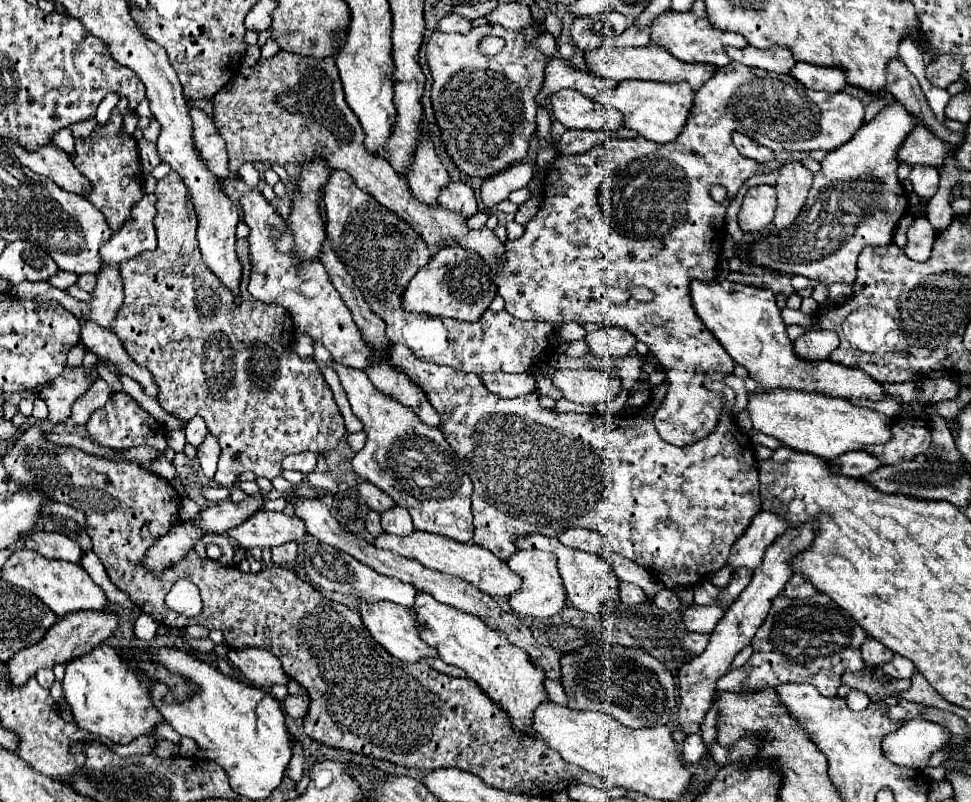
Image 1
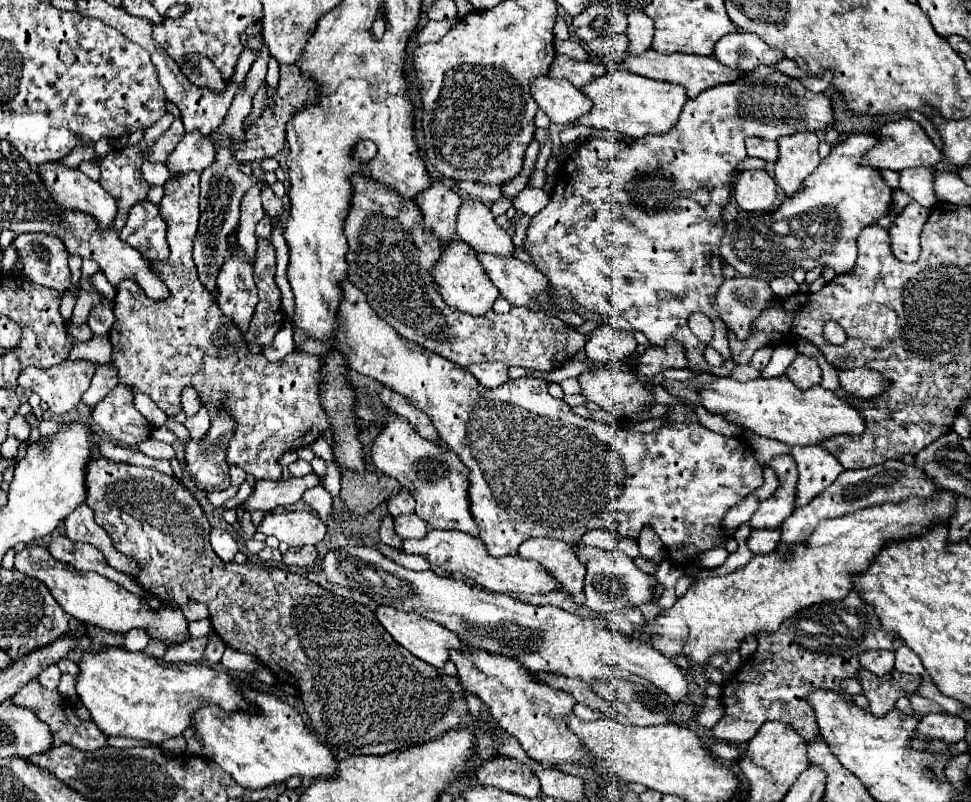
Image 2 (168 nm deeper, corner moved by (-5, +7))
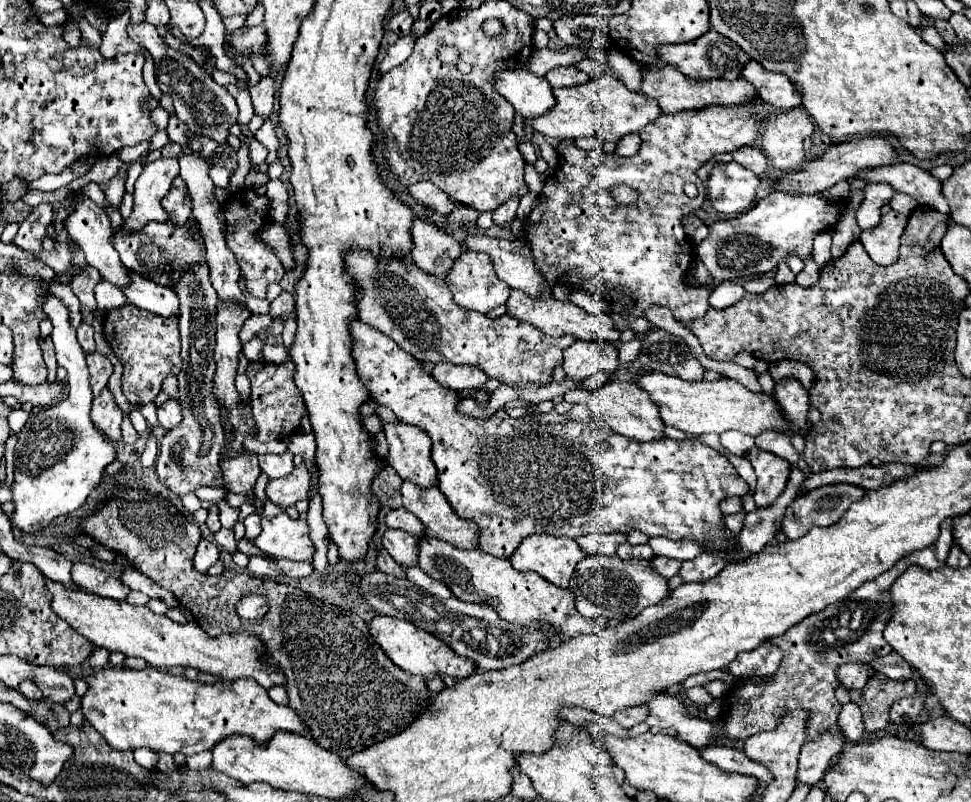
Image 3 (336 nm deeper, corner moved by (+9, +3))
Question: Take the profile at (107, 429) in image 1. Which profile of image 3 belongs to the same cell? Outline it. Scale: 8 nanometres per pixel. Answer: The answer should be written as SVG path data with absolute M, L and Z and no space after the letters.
M104 388L98 398L94 398L90 416L92 416L92 422L100 428L100 432L104 436L108 436L112 442L122 440L120 424L122 424L124 414L118 408L118 404L114 402L114 396L112 396L112 392L108 388Z

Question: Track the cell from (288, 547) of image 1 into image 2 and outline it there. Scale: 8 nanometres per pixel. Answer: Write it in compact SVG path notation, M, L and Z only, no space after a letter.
M290 548L284 554L284 564L286 566L308 566L316 560L318 552L316 548Z

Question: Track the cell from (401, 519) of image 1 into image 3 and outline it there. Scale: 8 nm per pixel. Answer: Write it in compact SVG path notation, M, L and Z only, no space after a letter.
M388 528L382 536L382 546L388 550L388 554L404 566L414 566L418 564L416 560L416 546L418 546L418 538L410 536L408 532L396 530L396 528Z

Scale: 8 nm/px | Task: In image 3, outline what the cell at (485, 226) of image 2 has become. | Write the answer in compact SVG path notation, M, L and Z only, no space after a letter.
M464 232L462 238L462 248L464 250L474 250L474 252L484 252L490 256L494 272L500 276L500 280L504 280L510 288L518 288L530 296L542 296L544 292L550 292L548 282L542 278L542 274L536 270L534 262L532 262L532 252L530 246L526 244L526 240L498 240L498 238L490 238L486 234L470 234Z

